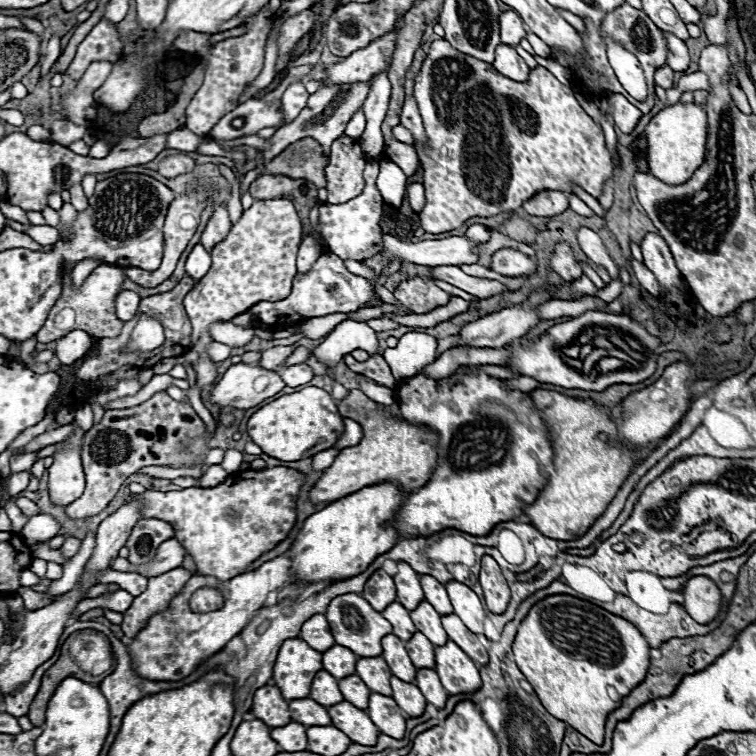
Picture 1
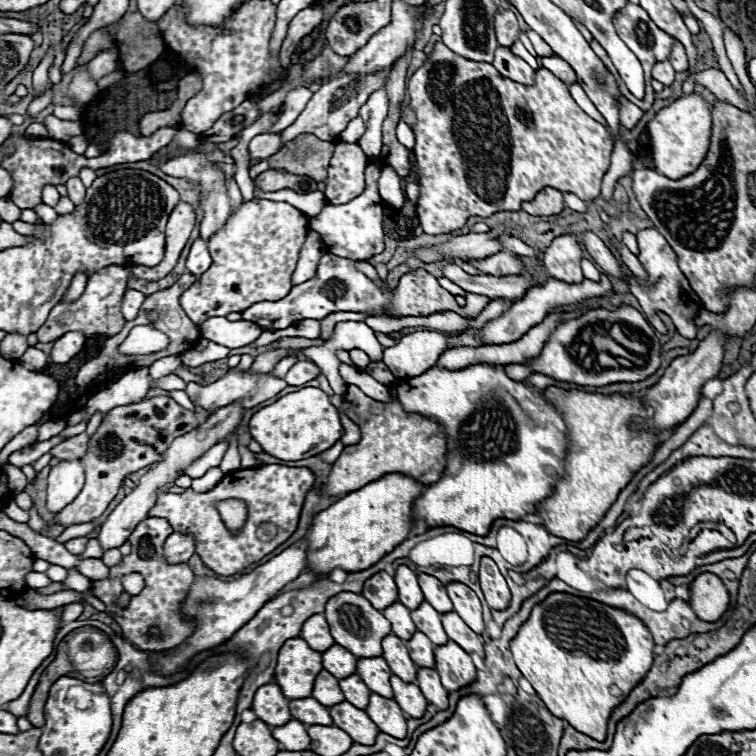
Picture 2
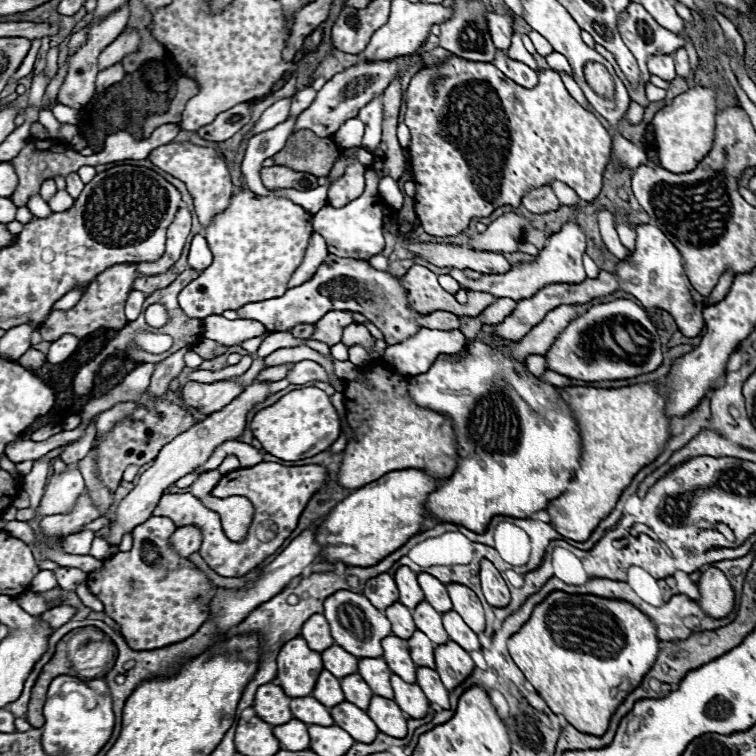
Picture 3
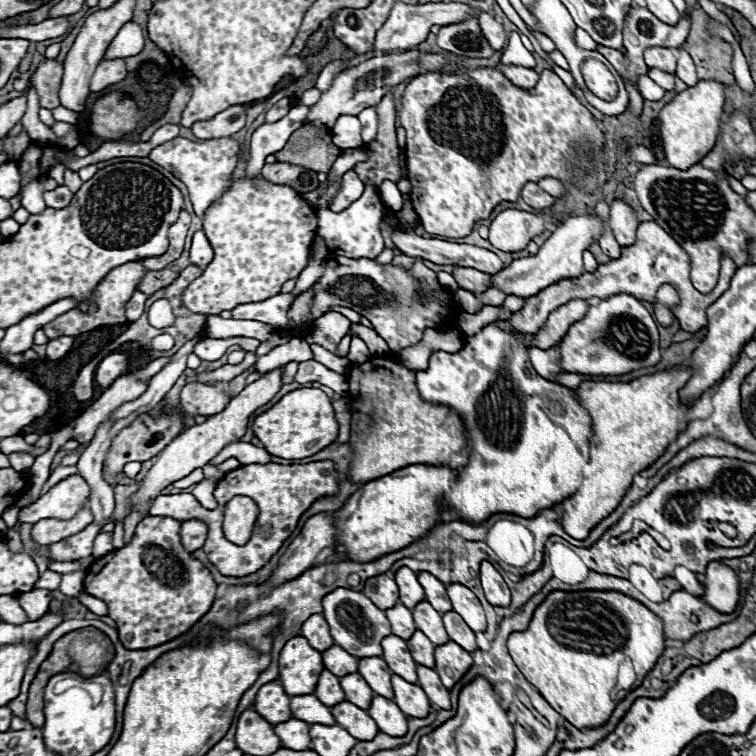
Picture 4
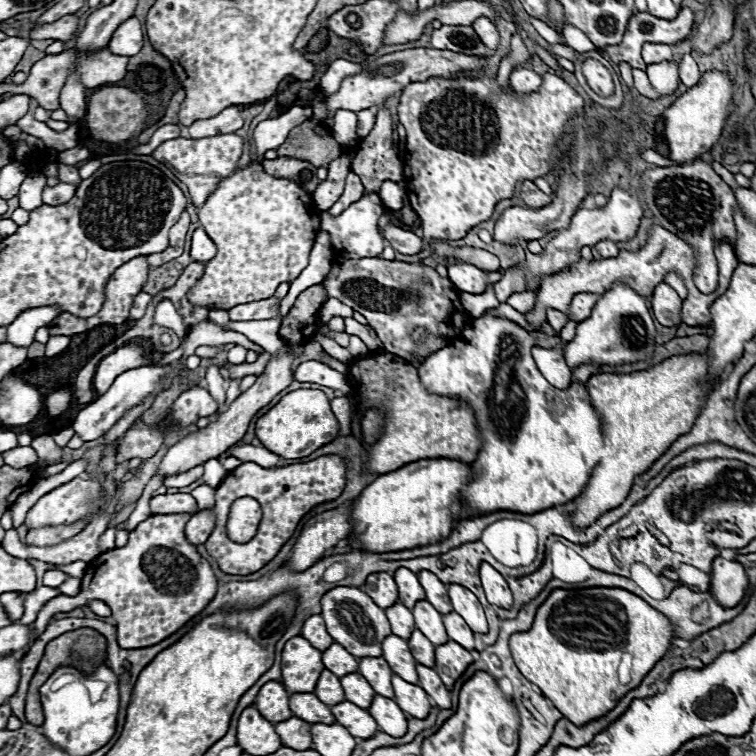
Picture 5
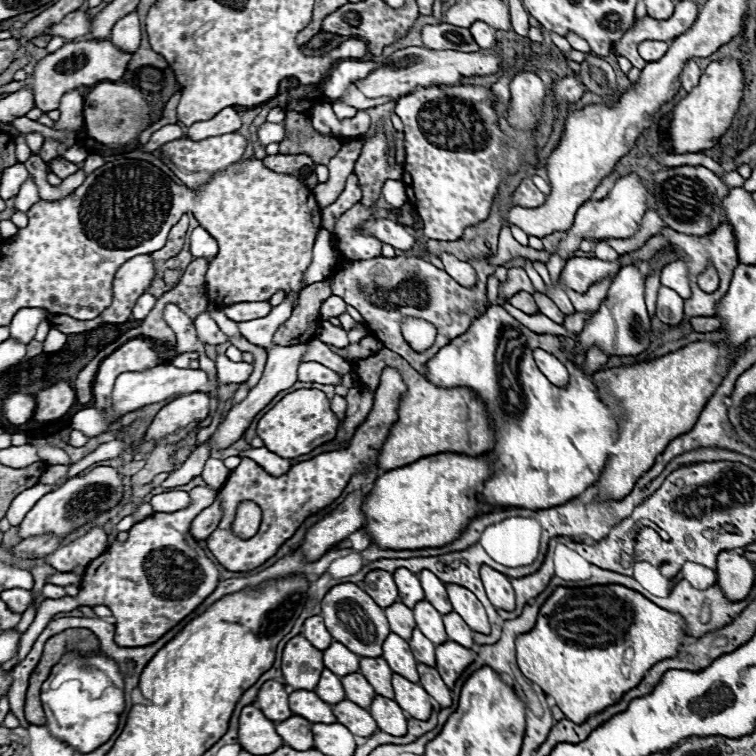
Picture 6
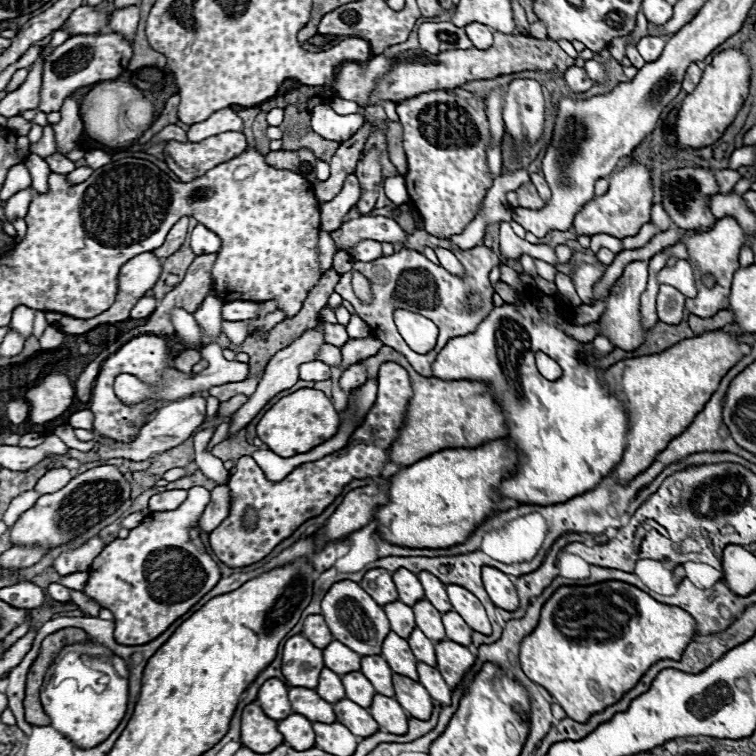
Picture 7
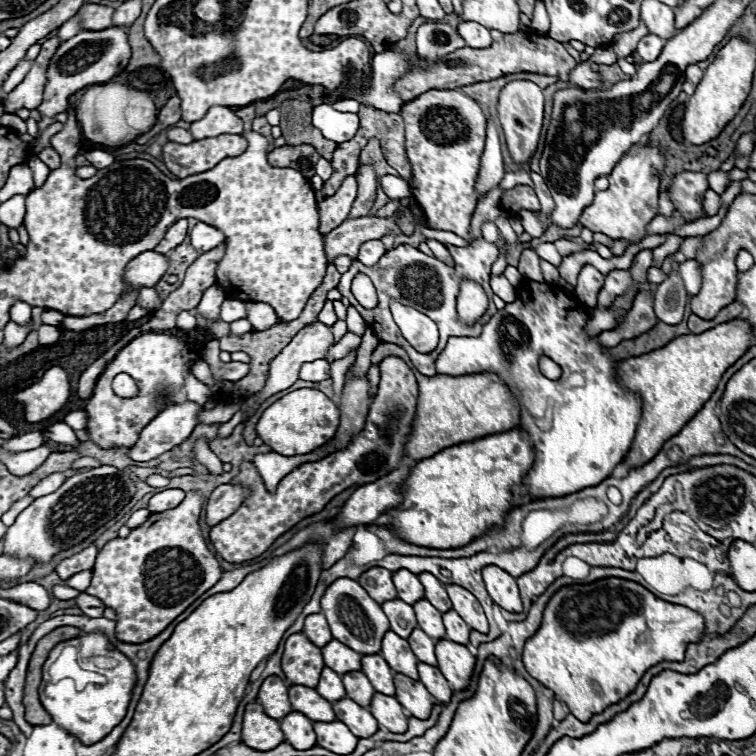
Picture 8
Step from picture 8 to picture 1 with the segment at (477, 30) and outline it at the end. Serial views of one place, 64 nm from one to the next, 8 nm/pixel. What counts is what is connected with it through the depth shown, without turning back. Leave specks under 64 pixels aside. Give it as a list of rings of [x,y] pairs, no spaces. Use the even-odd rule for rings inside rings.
[[[508,10],[500,14],[500,36],[502,36],[502,44],[510,44],[510,46],[516,46],[526,36],[524,22],[516,12]]]

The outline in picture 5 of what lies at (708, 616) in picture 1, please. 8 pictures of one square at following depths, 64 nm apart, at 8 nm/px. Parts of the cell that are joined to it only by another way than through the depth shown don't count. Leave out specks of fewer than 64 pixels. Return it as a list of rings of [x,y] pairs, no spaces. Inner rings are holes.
[[[718,556],[712,562],[710,576],[710,592],[714,592],[714,600],[726,604],[726,608],[734,608],[748,588],[746,570],[738,562]]]

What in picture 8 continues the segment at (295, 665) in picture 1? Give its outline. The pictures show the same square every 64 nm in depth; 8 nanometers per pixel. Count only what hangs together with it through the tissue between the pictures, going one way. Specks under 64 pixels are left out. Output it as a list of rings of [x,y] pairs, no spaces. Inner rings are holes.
[[[304,634],[288,636],[282,656],[282,670],[292,684],[316,688],[322,668],[324,660],[318,646],[314,646]]]

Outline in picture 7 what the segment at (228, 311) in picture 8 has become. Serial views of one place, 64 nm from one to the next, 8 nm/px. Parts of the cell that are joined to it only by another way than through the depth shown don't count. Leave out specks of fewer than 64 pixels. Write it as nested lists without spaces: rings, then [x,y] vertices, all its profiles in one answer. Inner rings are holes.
[[[234,300],[234,302],[226,302],[222,306],[222,318],[224,320],[252,320],[256,318],[260,312],[260,304],[258,302],[248,302],[248,300]]]

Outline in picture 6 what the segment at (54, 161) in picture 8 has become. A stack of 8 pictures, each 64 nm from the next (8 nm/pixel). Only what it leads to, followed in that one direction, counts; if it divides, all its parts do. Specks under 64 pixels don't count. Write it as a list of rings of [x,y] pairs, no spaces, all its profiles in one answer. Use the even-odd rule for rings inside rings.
[[[54,158],[54,160],[50,162],[50,166],[52,166],[52,172],[54,172],[56,176],[60,176],[62,180],[68,178],[68,176],[72,176],[74,172],[78,172],[78,166],[72,164],[72,162],[68,162],[68,160],[64,160],[64,158]]]

